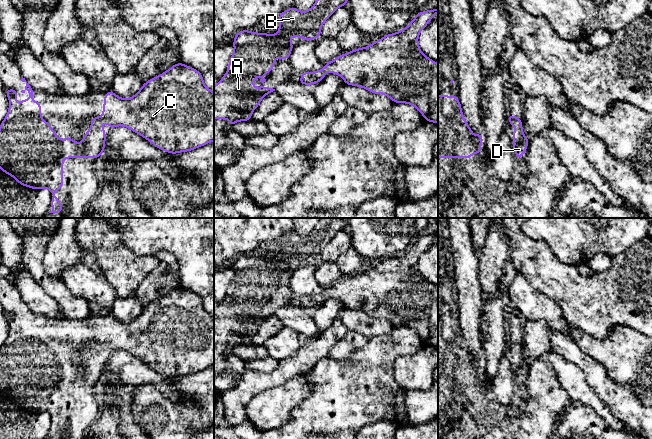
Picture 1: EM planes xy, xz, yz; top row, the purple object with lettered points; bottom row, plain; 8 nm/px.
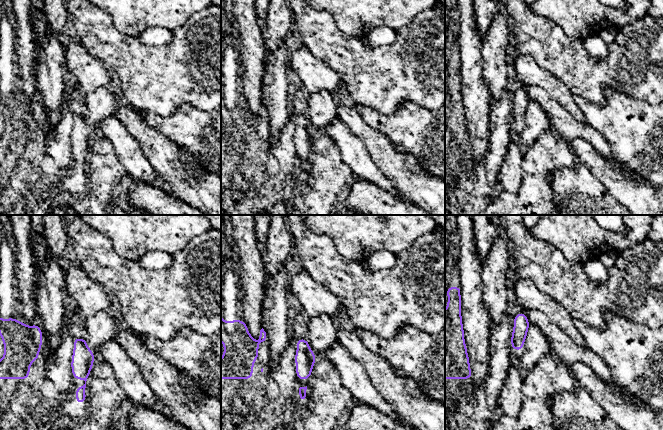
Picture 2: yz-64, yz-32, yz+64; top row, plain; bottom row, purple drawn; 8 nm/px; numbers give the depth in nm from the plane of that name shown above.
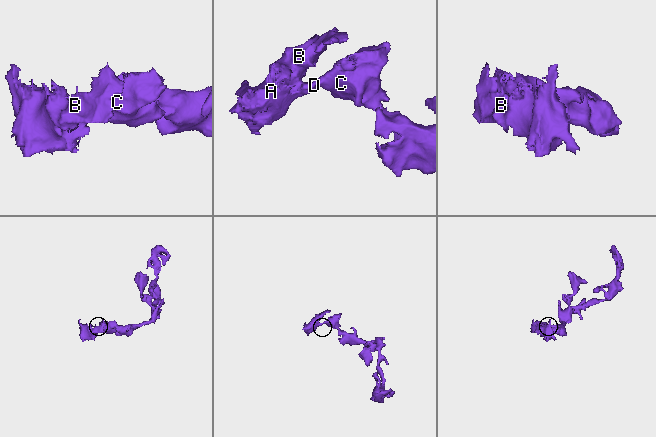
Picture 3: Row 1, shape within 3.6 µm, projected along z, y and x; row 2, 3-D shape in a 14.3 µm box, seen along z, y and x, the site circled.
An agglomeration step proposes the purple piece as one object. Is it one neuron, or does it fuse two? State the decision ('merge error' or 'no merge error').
no merge error

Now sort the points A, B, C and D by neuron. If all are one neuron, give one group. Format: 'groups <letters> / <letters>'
groups A B C D

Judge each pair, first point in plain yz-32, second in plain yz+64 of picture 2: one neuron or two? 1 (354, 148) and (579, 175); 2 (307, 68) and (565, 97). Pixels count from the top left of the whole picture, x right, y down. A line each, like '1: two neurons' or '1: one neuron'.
1: two neurons
2: one neuron

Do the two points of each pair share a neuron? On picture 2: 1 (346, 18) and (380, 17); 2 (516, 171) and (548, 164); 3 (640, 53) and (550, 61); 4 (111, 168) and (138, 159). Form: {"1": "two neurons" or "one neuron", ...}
{"1": "one neuron", "2": "two neurons", "3": "one neuron", "4": "two neurons"}

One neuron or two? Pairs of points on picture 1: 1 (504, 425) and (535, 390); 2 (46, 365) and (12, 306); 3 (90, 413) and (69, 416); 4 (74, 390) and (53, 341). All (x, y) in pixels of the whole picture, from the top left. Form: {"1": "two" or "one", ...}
{"1": "one", "2": "one", "3": "one", "4": "one"}

